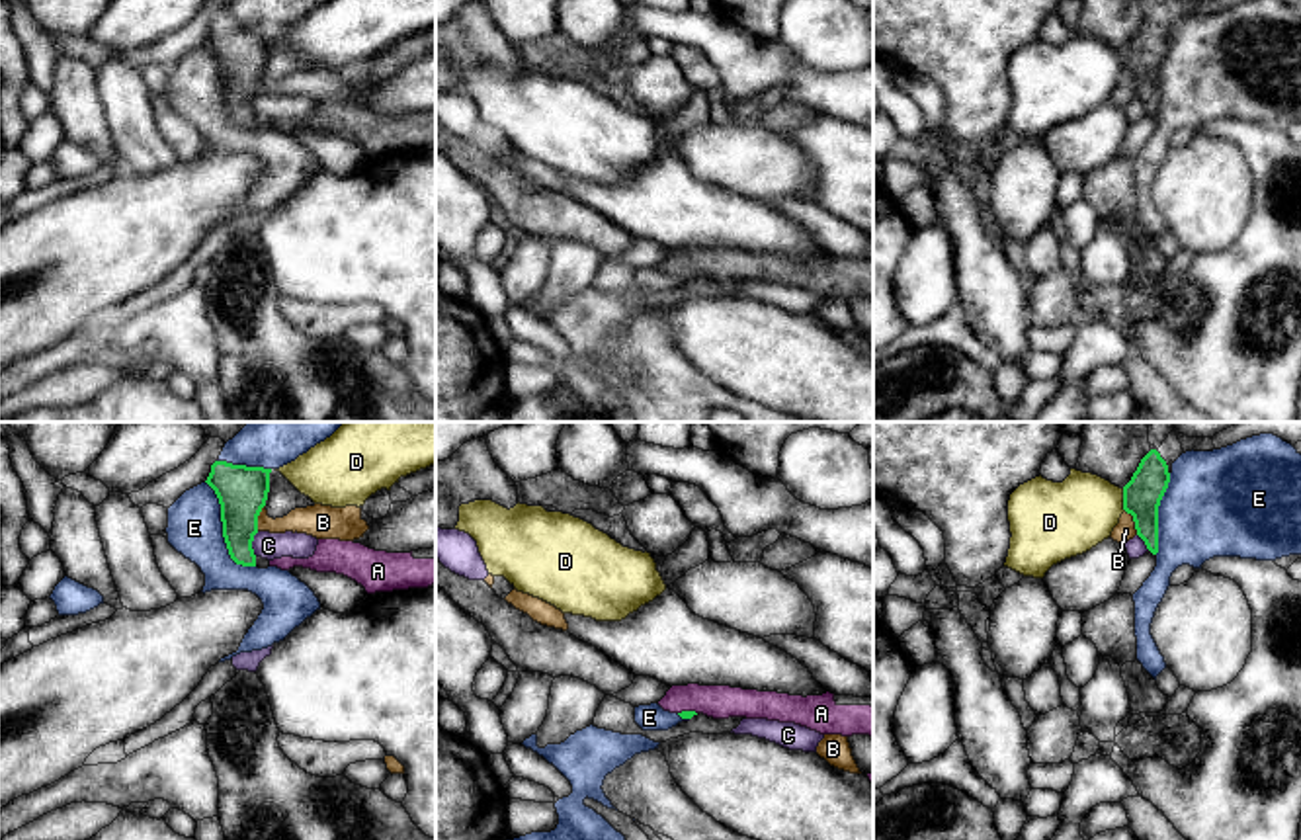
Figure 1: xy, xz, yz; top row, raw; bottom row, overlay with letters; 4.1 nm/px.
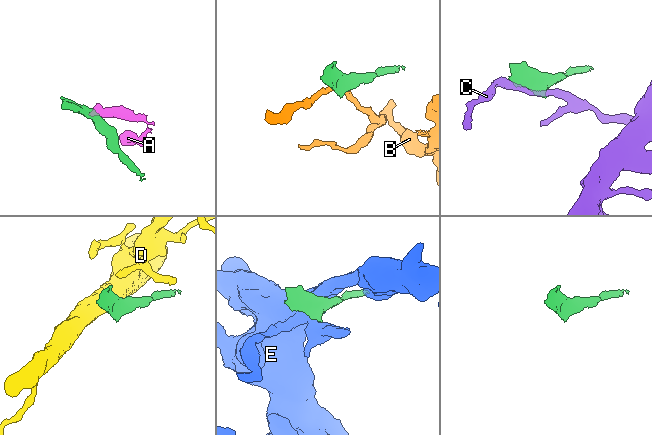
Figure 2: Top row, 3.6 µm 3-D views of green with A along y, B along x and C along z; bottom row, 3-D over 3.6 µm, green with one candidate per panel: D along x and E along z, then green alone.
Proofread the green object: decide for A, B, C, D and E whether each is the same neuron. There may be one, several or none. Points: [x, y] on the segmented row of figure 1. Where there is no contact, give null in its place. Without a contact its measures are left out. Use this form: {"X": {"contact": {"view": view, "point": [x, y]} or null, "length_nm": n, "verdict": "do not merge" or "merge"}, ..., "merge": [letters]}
{"A": {"contact": {"view": "xz", "point": [686, 712]}, "length_nm": 80, "verdict": "merge"}, "B": {"contact": {"view": "xy", "point": [256, 518]}, "length_nm": 120, "verdict": "do not merge"}, "C": {"contact": {"view": "xy", "point": [251, 544]}, "length_nm": 110, "verdict": "do not merge"}, "D": {"contact": {"view": "yz", "point": [1124, 501]}, "length_nm": 100, "verdict": "do not merge"}, "E": {"contact": {"view": "xy", "point": [223, 532]}, "length_nm": 420, "verdict": "do not merge"}, "merge": ["A"]}

